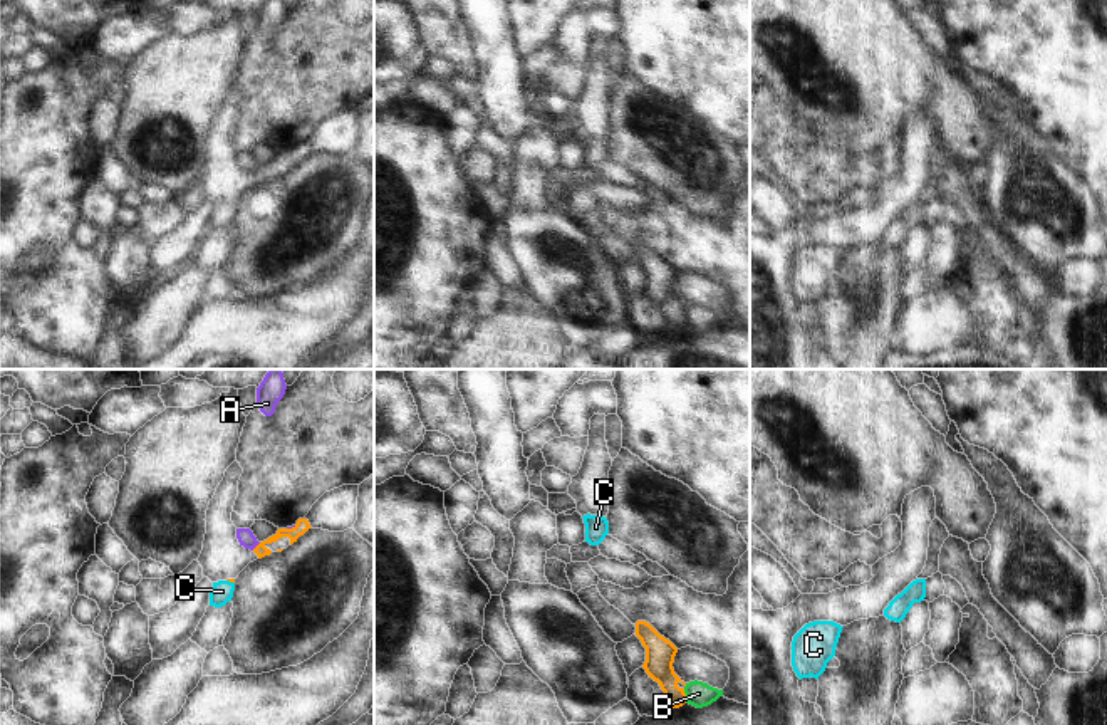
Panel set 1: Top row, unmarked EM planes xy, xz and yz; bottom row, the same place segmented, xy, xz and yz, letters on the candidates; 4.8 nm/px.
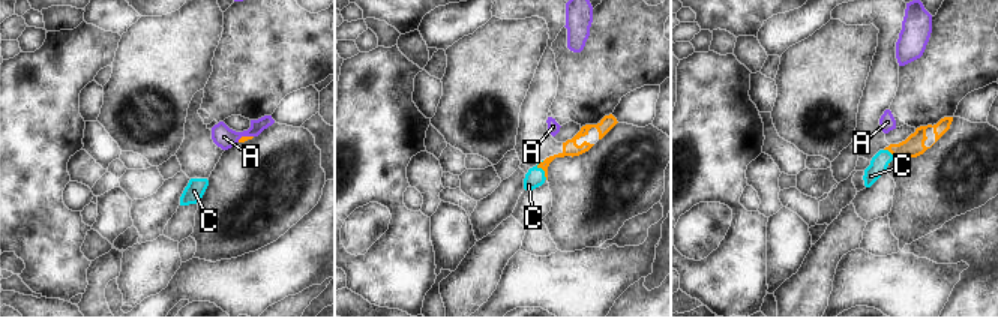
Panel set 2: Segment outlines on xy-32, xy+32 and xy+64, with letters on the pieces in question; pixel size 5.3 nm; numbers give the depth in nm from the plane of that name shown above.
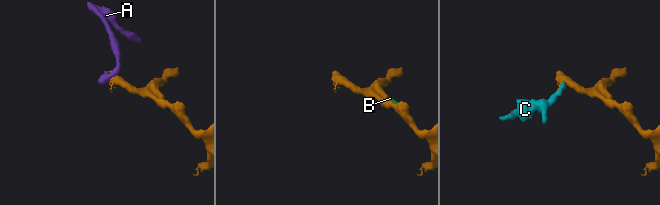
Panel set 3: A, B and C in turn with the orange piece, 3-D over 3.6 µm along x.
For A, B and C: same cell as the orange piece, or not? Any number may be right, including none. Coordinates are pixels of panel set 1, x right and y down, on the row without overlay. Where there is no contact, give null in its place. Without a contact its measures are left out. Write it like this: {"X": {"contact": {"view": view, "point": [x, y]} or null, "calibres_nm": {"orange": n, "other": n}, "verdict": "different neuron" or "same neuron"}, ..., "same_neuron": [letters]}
{"A": {"contact": {"view": "xy", "point": [257, 170]}, "calibres_nm": {"orange": 70, "other": 80}, "verdict": "different neuron"}, "B": {"contact": {"view": "xz", "point": [685, 318]}, "calibres_nm": {"orange": 140, "other": 120}, "verdict": "different neuron"}, "C": {"contact": {"view": "xy", "point": [230, 205]}, "calibres_nm": {"orange": 20, "other": 110}, "verdict": "same neuron"}, "same_neuron": ["C"]}

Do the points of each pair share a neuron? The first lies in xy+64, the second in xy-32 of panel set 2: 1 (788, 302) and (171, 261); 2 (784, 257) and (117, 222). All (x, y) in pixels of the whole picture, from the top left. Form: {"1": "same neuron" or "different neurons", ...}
{"1": "same neuron", "2": "same neuron"}

